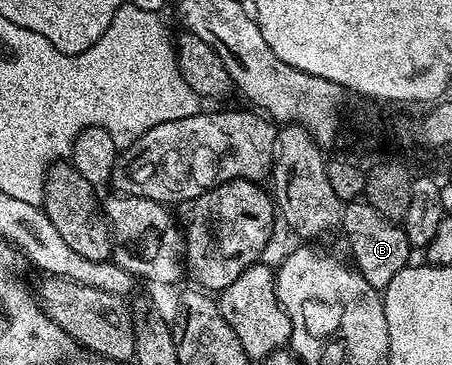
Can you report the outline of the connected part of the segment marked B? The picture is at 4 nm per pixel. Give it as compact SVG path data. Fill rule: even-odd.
M366 200L348 201L344 204L341 233L347 236L347 241L351 244L351 253L355 256L354 264L358 271L375 290L387 289L389 283L393 283L393 275L407 268L412 260L413 250L402 224L381 215Z

